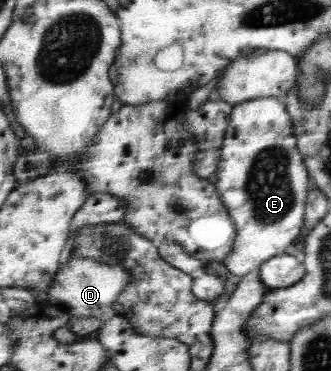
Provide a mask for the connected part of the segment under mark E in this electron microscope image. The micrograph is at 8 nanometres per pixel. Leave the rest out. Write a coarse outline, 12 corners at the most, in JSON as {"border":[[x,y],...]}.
{"border":[[288,103],[235,105],[217,172],[250,275],[306,224],[310,168]]}

